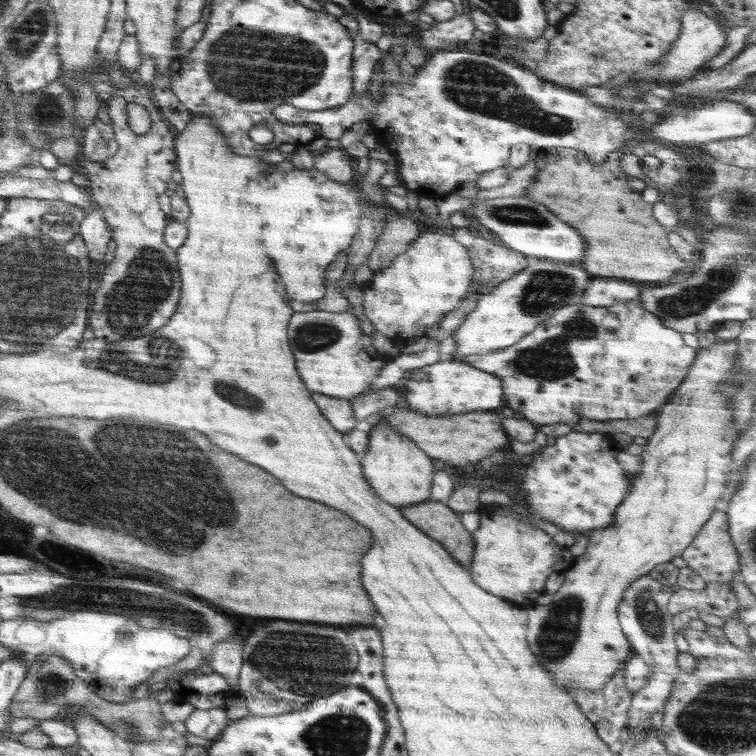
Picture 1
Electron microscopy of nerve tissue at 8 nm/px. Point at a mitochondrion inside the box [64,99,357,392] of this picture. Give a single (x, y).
(138, 296)

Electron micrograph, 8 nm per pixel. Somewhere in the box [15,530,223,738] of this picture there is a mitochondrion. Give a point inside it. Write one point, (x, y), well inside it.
(47, 687)

